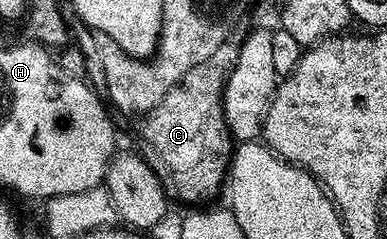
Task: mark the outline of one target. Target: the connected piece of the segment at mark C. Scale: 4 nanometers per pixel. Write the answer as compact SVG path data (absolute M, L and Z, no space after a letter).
M226 42L216 46L215 50L206 51L194 62L177 84L153 109L140 117L137 132L141 135L140 155L153 173L159 178L161 188L170 201L178 200L189 206L205 206L208 200L216 198L223 192L227 173L233 159L235 140L230 135L228 123L225 121L224 94L226 81L232 74L240 56L242 45Z

